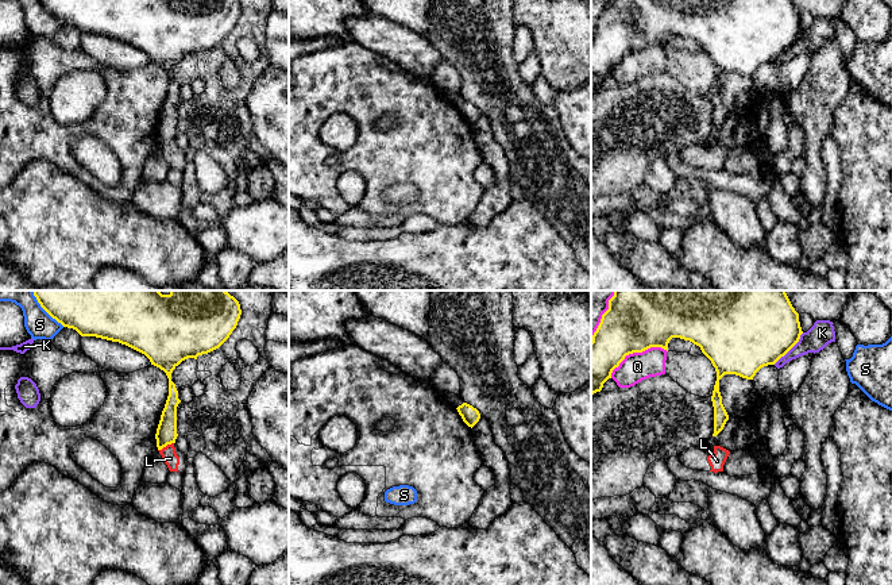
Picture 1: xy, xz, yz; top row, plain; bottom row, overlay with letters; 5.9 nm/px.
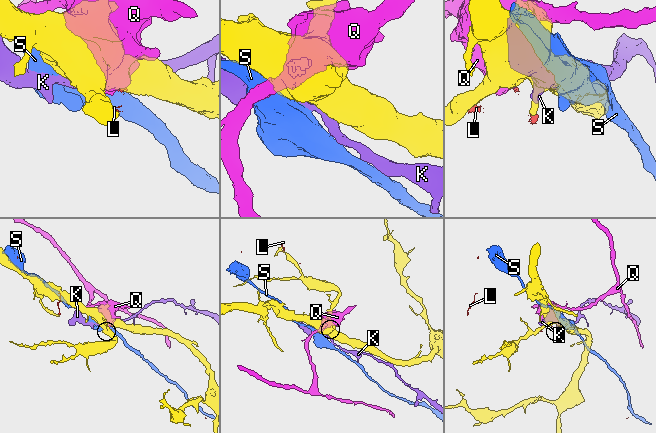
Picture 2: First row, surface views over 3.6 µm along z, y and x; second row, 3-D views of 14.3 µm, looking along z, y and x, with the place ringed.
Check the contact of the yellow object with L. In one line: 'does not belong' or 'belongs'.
does not belong

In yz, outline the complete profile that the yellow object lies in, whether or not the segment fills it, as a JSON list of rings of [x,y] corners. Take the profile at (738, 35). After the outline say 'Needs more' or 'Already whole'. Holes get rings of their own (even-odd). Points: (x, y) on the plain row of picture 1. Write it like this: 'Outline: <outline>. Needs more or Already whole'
Outline: [[[609,0],[591,38],[591,92],[602,88],[626,53],[650,45],[668,49],[672,35],[690,38],[700,45],[717,69],[711,93],[713,134],[717,134],[729,118],[722,101],[719,77],[725,72],[753,77],[761,65],[775,62],[784,54],[802,31],[799,11],[791,0]]]. Already whole

